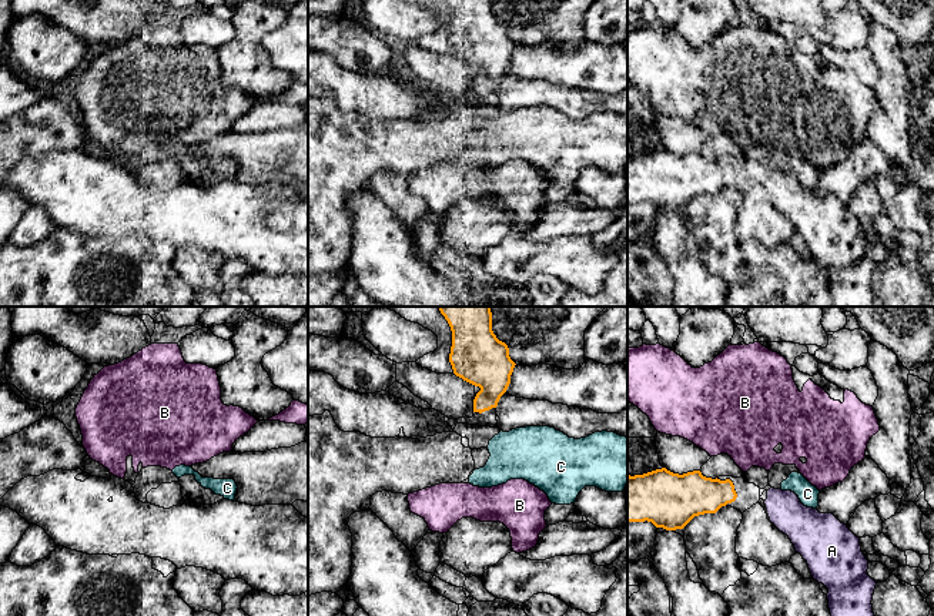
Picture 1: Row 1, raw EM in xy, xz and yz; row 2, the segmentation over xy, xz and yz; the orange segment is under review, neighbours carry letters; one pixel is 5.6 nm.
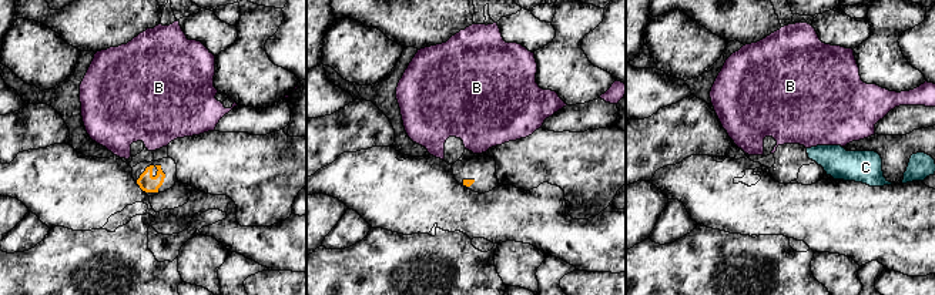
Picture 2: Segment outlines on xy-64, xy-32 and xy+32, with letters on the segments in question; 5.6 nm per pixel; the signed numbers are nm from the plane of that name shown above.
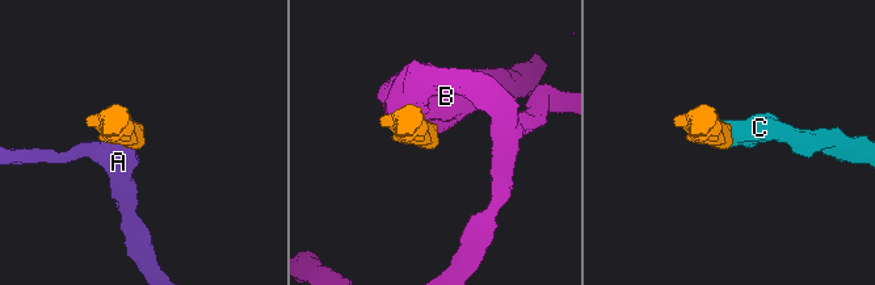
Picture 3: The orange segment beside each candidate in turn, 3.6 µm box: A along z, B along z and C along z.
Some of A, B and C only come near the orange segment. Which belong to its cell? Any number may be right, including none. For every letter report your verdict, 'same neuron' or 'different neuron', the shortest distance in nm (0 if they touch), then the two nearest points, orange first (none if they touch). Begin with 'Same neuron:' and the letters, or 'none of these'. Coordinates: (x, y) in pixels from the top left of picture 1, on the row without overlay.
Same neuron: A
A: same neuron; gap 160 nm; span yz (736, 177), (765, 181)
B: different neuron; gap 90 nm; span yz (729, 160), (740, 149)
C: different neuron; gap 140 nm; span xz (491, 89), (501, 111)

